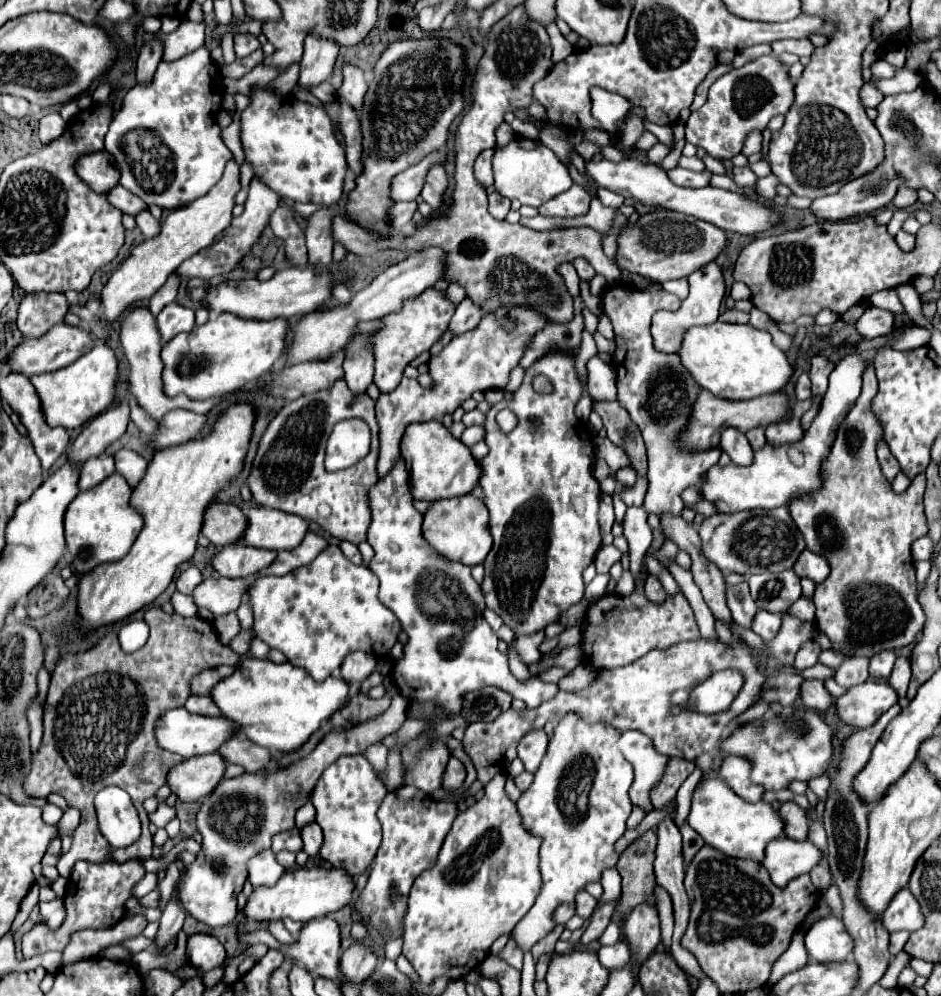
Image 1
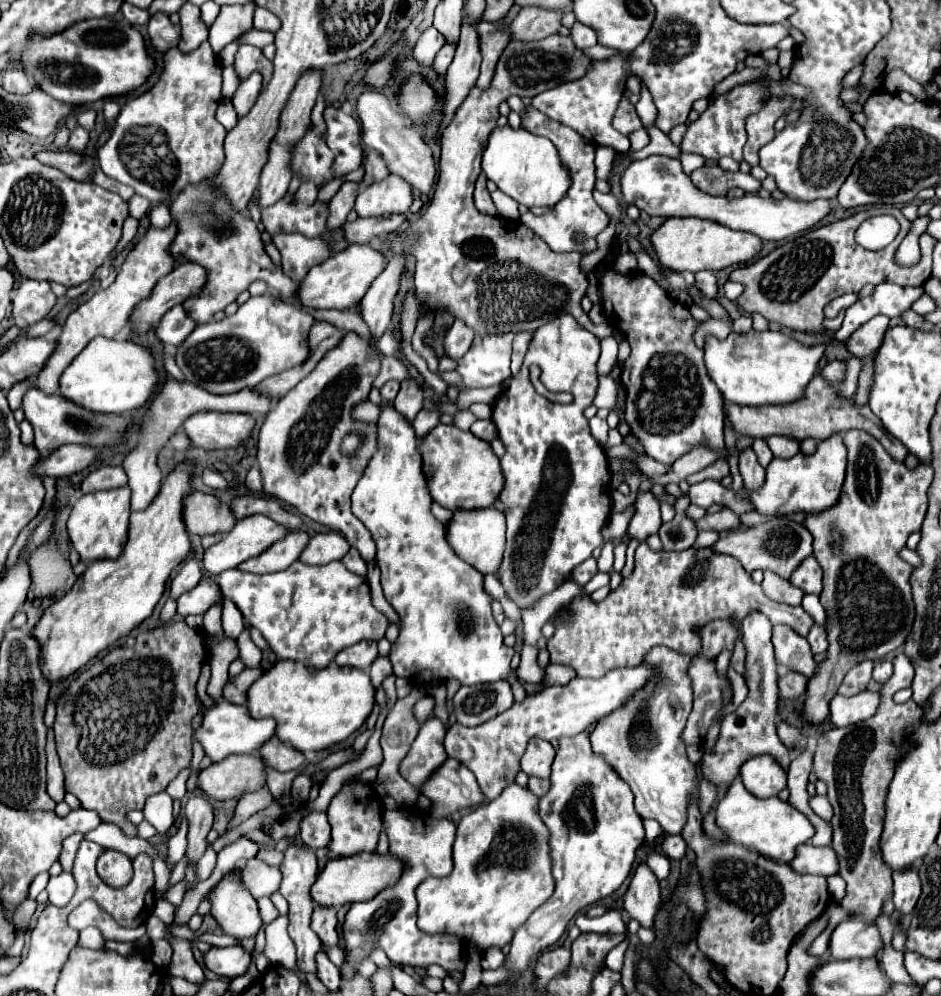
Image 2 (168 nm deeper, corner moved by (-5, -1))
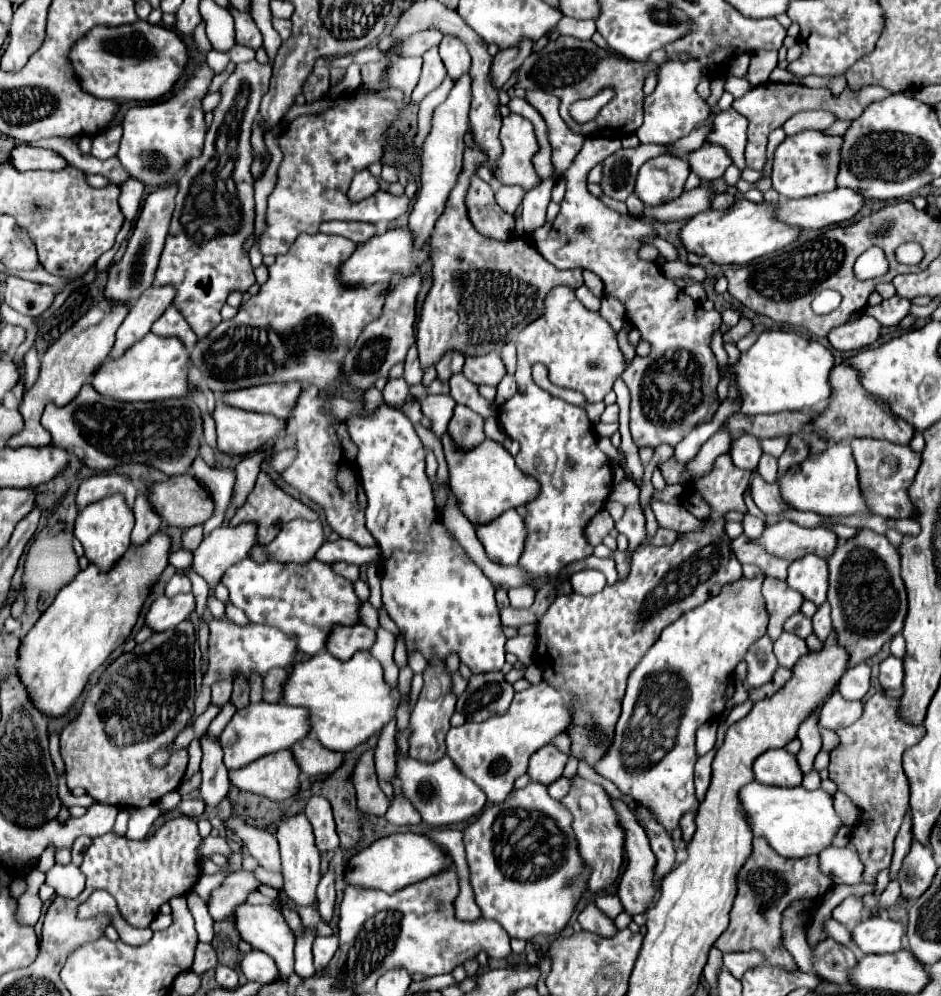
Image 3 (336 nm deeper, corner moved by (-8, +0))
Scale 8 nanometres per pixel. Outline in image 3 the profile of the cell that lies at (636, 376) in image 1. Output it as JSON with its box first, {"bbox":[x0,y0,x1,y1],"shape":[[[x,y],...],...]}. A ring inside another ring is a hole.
{"bbox":[509,97,721,449],"shape":[[[517,97],[511,99],[509,109],[529,119],[535,127],[541,147],[539,155],[535,155],[535,169],[539,175],[543,179],[565,181],[567,185],[559,215],[535,229],[531,235],[533,243],[539,253],[559,269],[581,267],[593,271],[603,279],[605,295],[623,303],[627,321],[637,327],[641,339],[651,345],[651,353],[647,357],[635,357],[623,373],[623,381],[631,391],[629,427],[633,441],[637,447],[657,449],[661,443],[675,447],[691,433],[691,429],[701,423],[709,423],[721,405],[717,397],[719,365],[709,349],[711,331],[721,327],[721,313],[715,309],[705,311],[697,301],[677,289],[671,279],[665,279],[657,263],[641,261],[637,257],[641,247],[639,237],[655,233],[651,223],[639,223],[639,219],[631,215],[619,215],[587,191],[589,171],[621,149],[621,141],[617,137],[587,137],[571,167],[557,171],[551,159],[553,151],[547,137],[547,125],[539,111],[535,111],[535,107],[531,107],[525,99]],[[581,227],[585,227],[585,231],[579,231]]]}

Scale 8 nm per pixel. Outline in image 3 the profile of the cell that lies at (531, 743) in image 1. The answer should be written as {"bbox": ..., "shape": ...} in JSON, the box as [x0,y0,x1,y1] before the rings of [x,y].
{"bbox":[527,745,567,785],"shape":[[[547,745],[531,755],[527,775],[537,783],[549,785],[563,775],[565,763],[567,763],[567,755],[563,755],[555,745]]]}

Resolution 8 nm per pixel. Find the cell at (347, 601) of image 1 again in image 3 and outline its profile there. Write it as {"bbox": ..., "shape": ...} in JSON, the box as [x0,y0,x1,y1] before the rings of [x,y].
{"bbox":[221,559,361,655],"shape":[[[243,559],[223,575],[221,583],[229,589],[229,599],[235,607],[243,609],[251,623],[279,627],[285,635],[297,641],[305,655],[317,655],[325,649],[327,639],[335,625],[357,625],[361,599],[355,595],[353,583],[337,575],[331,565],[311,559],[305,565],[295,563],[255,563]]]}

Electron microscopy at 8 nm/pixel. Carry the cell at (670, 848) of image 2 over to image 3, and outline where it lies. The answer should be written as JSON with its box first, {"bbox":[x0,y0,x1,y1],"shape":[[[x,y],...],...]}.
{"bbox":[681,813,696,843],"shape":[[[685,813],[685,817],[681,819],[681,831],[683,831],[683,841],[685,843],[691,841],[696,831],[695,817],[696,814]]]}

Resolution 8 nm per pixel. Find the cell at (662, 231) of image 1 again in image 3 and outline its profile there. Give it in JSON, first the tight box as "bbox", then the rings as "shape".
{"bbox":[679,197,797,265],"shape":[[[739,197],[735,205],[725,211],[707,209],[691,217],[679,231],[679,241],[685,251],[695,253],[699,257],[709,257],[717,265],[745,265],[757,257],[783,249],[785,245],[793,243],[797,235],[797,227],[775,223],[775,213],[771,205],[757,205]]]}

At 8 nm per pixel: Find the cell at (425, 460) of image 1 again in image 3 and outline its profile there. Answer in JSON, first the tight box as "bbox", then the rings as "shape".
{"bbox":[441,433,537,523],"shape":[[[449,433],[441,437],[445,459],[449,465],[449,487],[455,495],[459,509],[471,523],[487,523],[499,517],[503,511],[525,505],[527,501],[535,499],[537,483],[531,477],[523,477],[521,471],[515,467],[513,457],[503,449],[501,443],[493,439],[485,439],[477,447],[465,451],[461,449]]]}

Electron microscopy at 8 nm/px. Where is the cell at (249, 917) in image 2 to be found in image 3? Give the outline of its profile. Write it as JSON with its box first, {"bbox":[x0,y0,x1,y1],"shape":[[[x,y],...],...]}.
{"bbox":[235,903,295,979],"shape":[[[241,903],[235,909],[235,927],[241,935],[243,941],[247,941],[253,949],[259,949],[267,955],[271,955],[277,963],[281,979],[287,979],[293,973],[293,947],[295,947],[295,937],[291,929],[287,927],[281,911],[273,905],[251,905],[251,903]]]}

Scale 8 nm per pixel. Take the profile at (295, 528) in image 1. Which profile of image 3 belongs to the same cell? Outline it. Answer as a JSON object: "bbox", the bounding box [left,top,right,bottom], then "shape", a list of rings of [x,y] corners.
{"bbox":[193,523,257,597],"shape":[[[241,523],[237,527],[217,527],[209,533],[193,553],[193,569],[207,581],[209,597],[215,595],[215,585],[223,573],[249,557],[257,541],[257,525]]]}

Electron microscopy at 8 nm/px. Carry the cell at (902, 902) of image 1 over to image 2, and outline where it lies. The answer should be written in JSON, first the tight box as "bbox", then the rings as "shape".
{"bbox":[894,868,920,916],"shape":[[[908,868],[908,870],[896,870],[894,872],[894,906],[896,910],[900,910],[904,916],[908,916],[920,896],[920,878],[918,878],[918,870],[916,868]]]}

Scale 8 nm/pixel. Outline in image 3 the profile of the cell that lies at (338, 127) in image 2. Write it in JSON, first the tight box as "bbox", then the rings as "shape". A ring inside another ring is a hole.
{"bbox":[259,61,409,255],"shape":[[[391,61],[367,63],[361,67],[363,83],[349,95],[349,101],[327,109],[319,115],[297,117],[287,125],[279,139],[283,151],[283,163],[279,167],[277,185],[269,195],[267,205],[267,229],[259,239],[263,255],[283,255],[299,233],[315,235],[325,221],[393,221],[407,211],[409,199],[405,195],[391,195],[377,191],[375,195],[351,203],[347,199],[347,187],[357,169],[369,167],[379,161],[385,147],[387,127],[397,117],[397,103],[381,99],[377,95],[379,79]],[[333,137],[333,139],[329,139]]]}

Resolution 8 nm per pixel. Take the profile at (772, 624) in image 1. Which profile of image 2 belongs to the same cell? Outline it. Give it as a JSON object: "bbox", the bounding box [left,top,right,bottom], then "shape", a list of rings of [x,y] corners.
{"bbox":[772,626,816,678],"shape":[[[774,626],[772,644],[774,644],[778,664],[788,666],[790,670],[800,672],[808,678],[814,674],[816,662],[812,658],[812,652],[808,648],[808,640],[804,636],[796,634],[788,626]]]}

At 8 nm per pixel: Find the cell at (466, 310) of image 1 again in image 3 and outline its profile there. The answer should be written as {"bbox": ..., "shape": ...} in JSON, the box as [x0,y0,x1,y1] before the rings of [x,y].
{"bbox":[435,349,465,381],"shape":[[[451,349],[447,351],[441,361],[435,365],[437,369],[437,377],[443,379],[443,381],[449,381],[449,377],[453,373],[459,373],[463,369],[463,363],[465,363],[465,355],[461,355],[457,349]]]}

